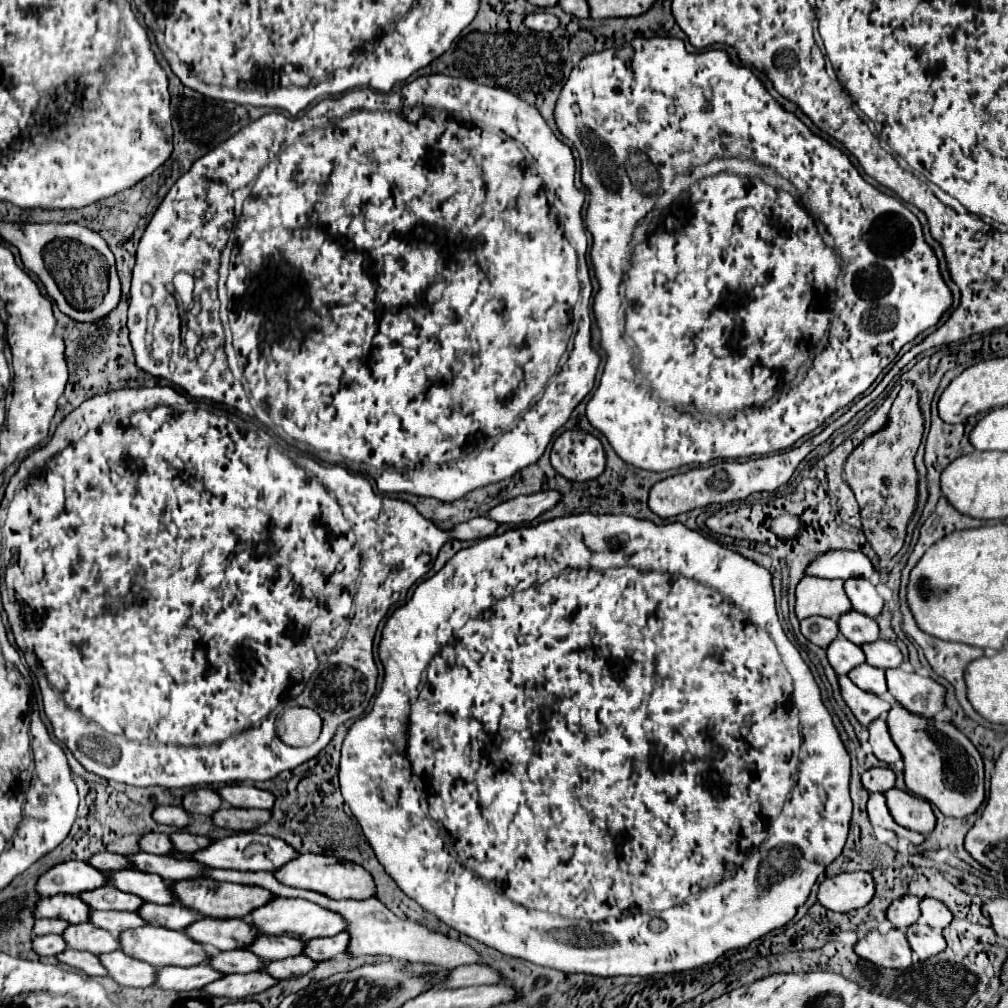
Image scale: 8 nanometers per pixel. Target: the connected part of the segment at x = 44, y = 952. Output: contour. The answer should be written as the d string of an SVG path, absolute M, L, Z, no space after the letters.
M34 936L34 950L40 956L58 956L68 948L62 936Z

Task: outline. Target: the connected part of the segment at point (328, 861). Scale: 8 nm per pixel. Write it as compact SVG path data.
M302 854L298 856L298 860L286 864L286 868L280 868L274 876L286 886L314 890L334 900L368 900L376 896L376 882L366 868L358 866L356 862L338 860L336 856L328 854Z

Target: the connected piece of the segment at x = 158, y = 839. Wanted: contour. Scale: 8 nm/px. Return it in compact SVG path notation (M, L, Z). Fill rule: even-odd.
M158 832L146 834L146 838L140 840L140 848L148 854L162 854L162 856L170 856L170 854L176 852L170 836L168 834L158 834Z

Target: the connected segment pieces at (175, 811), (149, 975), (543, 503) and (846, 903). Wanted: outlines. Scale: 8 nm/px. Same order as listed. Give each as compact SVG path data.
M160 806L154 810L154 820L160 824L170 824L176 828L186 828L192 822L192 816L184 808L176 806Z
M110 952L100 954L102 964L108 970L108 976L114 978L122 986L134 986L134 988L148 988L156 984L156 972L152 964L146 964L138 958L132 958L124 952Z
M544 490L532 496L518 496L514 500L502 502L492 508L488 516L500 524L530 524L546 510L554 508L562 500L562 494L556 490Z
M850 872L826 878L818 888L818 902L834 912L850 912L866 906L876 892L870 872Z

